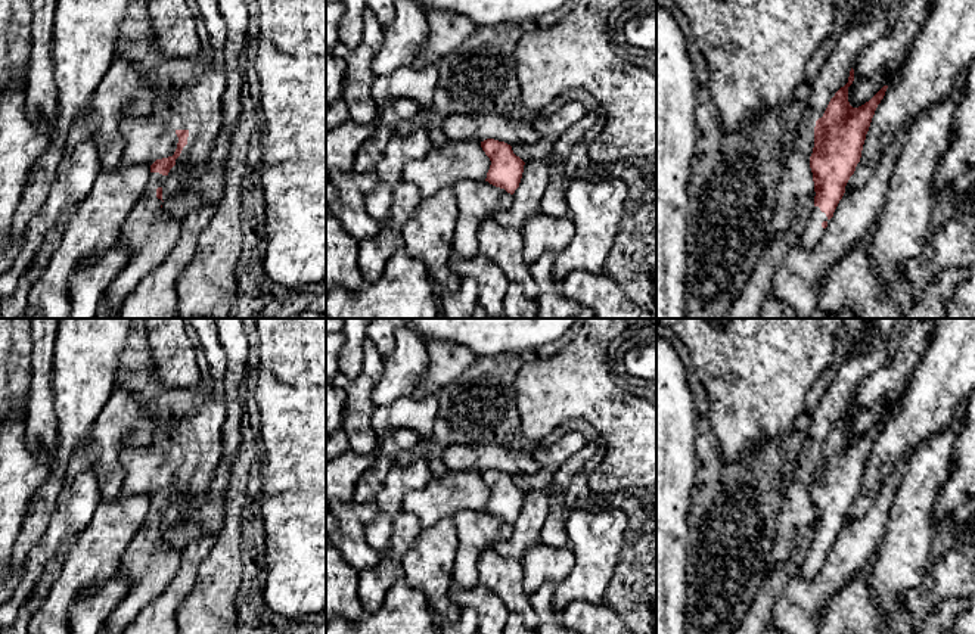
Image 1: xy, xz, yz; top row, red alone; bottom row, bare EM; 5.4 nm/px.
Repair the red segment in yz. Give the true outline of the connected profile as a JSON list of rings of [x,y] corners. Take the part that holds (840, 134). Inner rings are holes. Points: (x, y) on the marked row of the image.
[[[851,68],[848,83],[830,99],[814,127],[814,147],[810,168],[814,181],[814,209],[801,236],[805,249],[814,248],[825,234],[827,221],[845,193],[845,186],[861,158],[863,144],[872,118],[888,86],[884,86],[869,102],[853,108],[848,87],[854,81]]]

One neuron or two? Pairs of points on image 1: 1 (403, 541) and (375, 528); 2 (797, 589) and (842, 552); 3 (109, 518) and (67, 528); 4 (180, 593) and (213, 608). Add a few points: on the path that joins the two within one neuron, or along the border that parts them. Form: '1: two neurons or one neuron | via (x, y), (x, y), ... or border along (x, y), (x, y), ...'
1: two neurons | border along (403, 510), (393, 521), (391, 544), (381, 553)
2: one neuron | via (810, 589), (814, 589), (838, 565)
3: two neurons | border along (101, 503), (89, 524), (65, 550)
4: two neurons | border along (199, 563), (196, 583), (174, 618)

